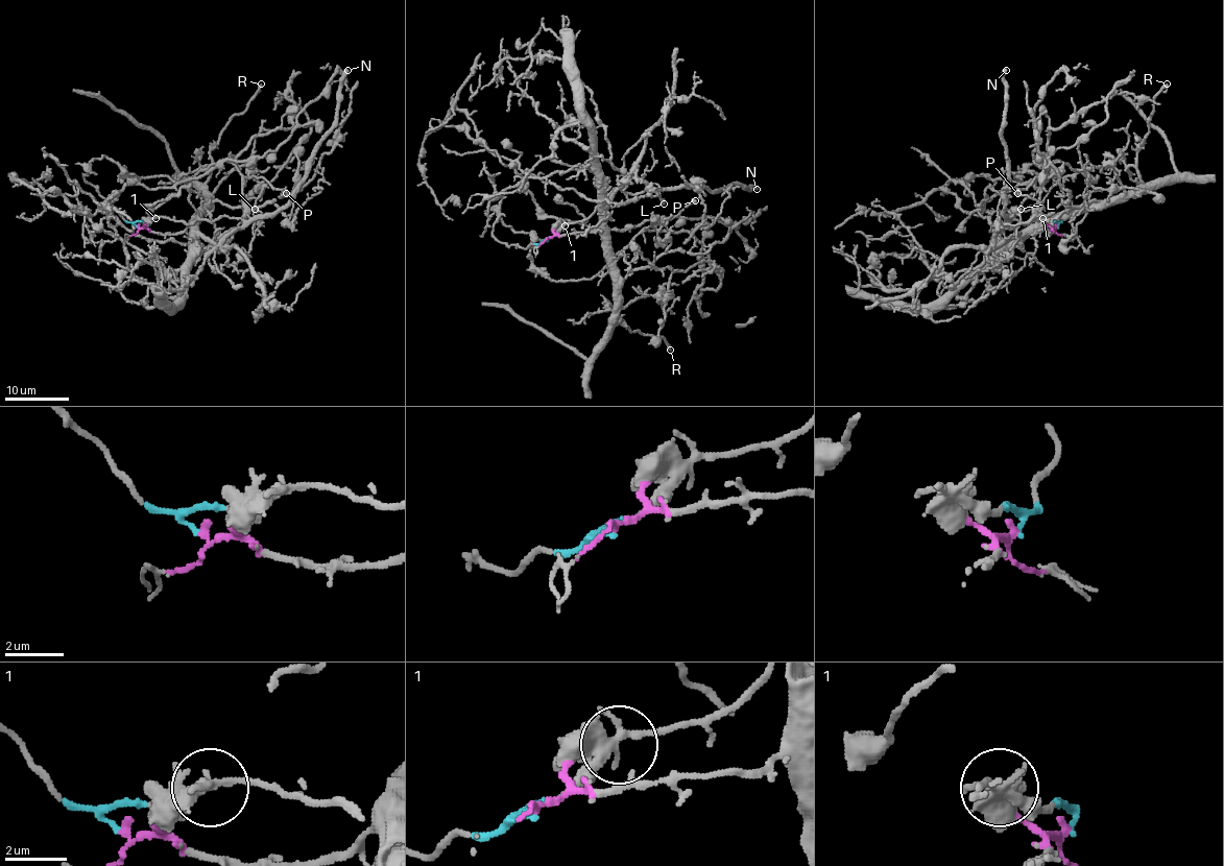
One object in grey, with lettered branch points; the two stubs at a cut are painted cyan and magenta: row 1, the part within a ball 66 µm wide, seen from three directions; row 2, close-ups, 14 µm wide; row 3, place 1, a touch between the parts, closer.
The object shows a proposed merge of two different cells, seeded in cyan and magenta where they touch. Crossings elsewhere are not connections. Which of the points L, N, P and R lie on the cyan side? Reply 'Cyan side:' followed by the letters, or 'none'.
Cyan side: N

